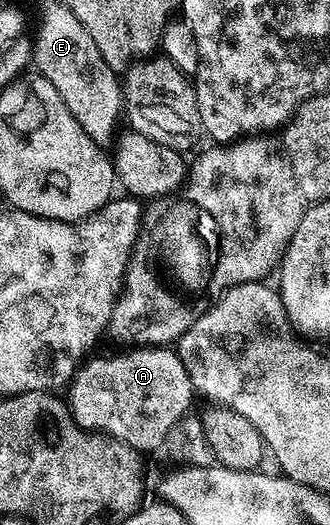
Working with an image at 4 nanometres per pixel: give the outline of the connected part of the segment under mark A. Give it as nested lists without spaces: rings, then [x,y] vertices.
[[[131,347],[126,351],[128,353],[115,353],[112,357],[92,356],[79,366],[79,370],[69,382],[71,394],[66,394],[65,397],[71,407],[71,418],[82,429],[106,433],[107,436],[115,437],[134,449],[162,450],[169,427],[173,427],[182,417],[188,416],[190,409],[187,408],[191,405],[191,397],[196,396],[195,388],[191,386],[189,375],[174,348]]]

